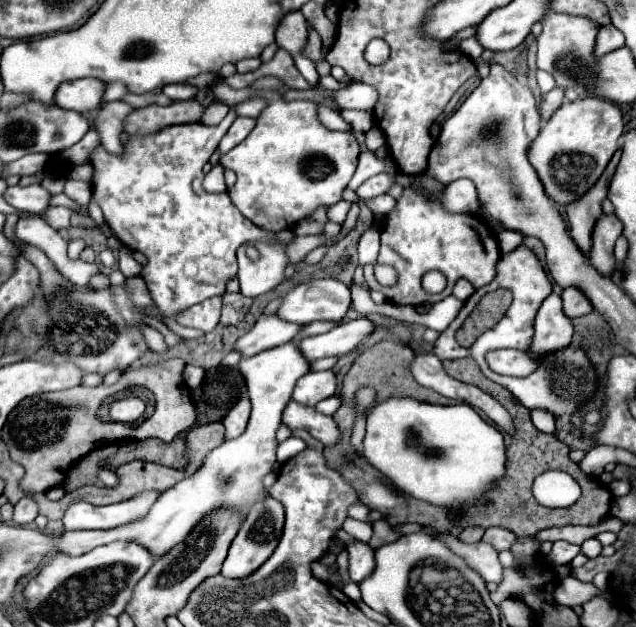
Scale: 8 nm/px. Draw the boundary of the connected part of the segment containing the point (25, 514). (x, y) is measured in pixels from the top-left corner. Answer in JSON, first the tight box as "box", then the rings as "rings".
{"box":[13,497,39,525],"rings":[[[23,497],[23,499],[19,499],[19,503],[15,505],[13,523],[15,523],[15,525],[27,525],[27,523],[33,523],[37,515],[39,515],[37,501],[31,499],[31,497]]]}

